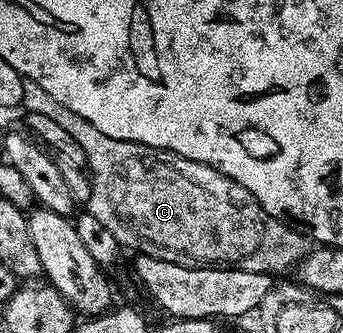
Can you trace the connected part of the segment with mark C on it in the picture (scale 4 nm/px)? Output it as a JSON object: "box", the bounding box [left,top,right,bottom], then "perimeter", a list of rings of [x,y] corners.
{"box":[21,79,308,274],"perimeter":[[[24,79],[21,107],[26,112],[44,114],[54,119],[63,130],[72,134],[72,138],[76,138],[80,150],[84,150],[90,178],[88,211],[112,232],[123,249],[131,248],[131,253],[160,258],[164,262],[176,262],[180,266],[235,268],[271,274],[288,271],[306,255],[308,240],[297,227],[268,214],[268,210],[256,202],[251,192],[220,174],[218,169],[163,148],[149,148],[120,138],[108,138],[108,134],[100,134],[92,122],[84,122],[84,118],[80,118],[80,114],[72,114],[68,106],[60,106],[52,94],[31,80]]]}

